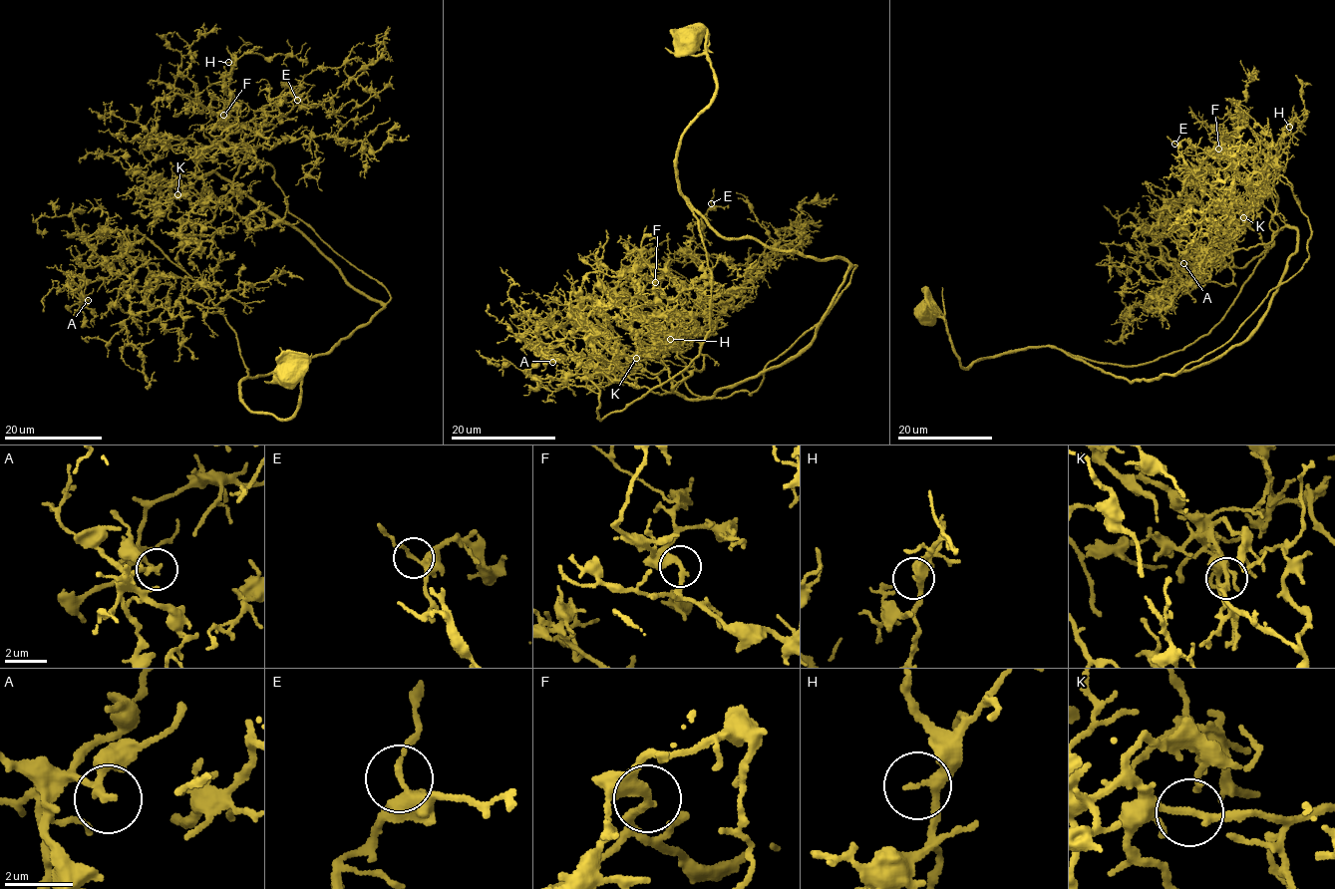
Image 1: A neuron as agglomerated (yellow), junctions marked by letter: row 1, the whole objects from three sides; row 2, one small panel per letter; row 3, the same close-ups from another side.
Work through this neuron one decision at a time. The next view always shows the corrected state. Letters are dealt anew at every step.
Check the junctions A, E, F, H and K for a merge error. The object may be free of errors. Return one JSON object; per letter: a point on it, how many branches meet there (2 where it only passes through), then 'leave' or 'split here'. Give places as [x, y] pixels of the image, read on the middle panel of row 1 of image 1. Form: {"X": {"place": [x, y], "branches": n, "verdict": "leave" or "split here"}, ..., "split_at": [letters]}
{"A": {"place": [552, 362], "branches": 2, "verdict": "leave"}, "E": {"place": [711, 203], "branches": 2, "verdict": "leave"}, "F": {"place": [655, 282], "branches": 2, "verdict": "leave"}, "H": {"place": [670, 339], "branches": 2, "verdict": "leave"}, "K": {"place": [636, 358], "branches": 2, "verdict": "leave"}, "split_at": []}

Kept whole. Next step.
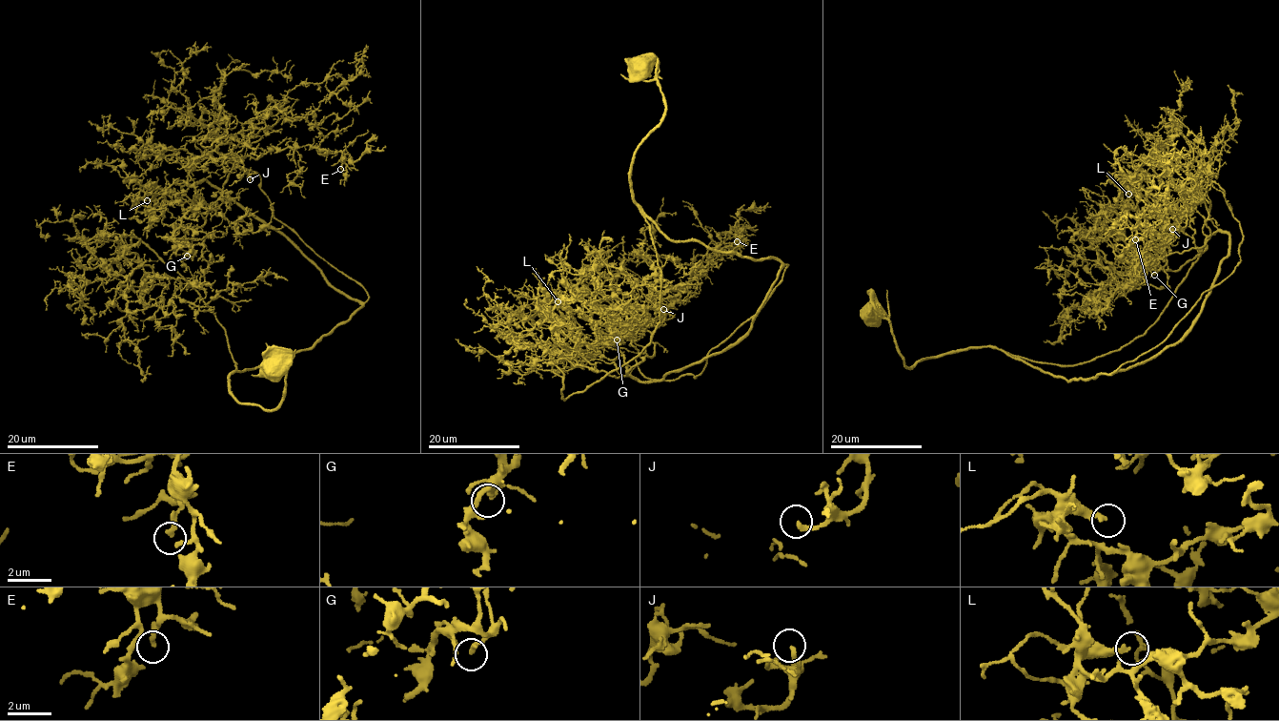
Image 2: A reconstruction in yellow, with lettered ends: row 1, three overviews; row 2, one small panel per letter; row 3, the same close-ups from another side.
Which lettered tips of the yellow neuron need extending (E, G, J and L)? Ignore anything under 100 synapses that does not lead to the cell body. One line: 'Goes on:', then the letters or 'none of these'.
Goes on: J

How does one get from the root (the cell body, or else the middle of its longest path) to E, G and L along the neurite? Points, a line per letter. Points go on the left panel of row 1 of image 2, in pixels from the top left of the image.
E: (271, 370), (274, 409), (228, 386), (361, 304), (195, 210), (233, 145), (188, 157), (340, 169)
G: (271, 370), (293, 357), (274, 409), (228, 386), (360, 302), (205, 180), (187, 256)
L: (271, 370), (293, 357), (274, 409), (228, 386), (360, 302), (205, 180), (195, 213), (147, 200)

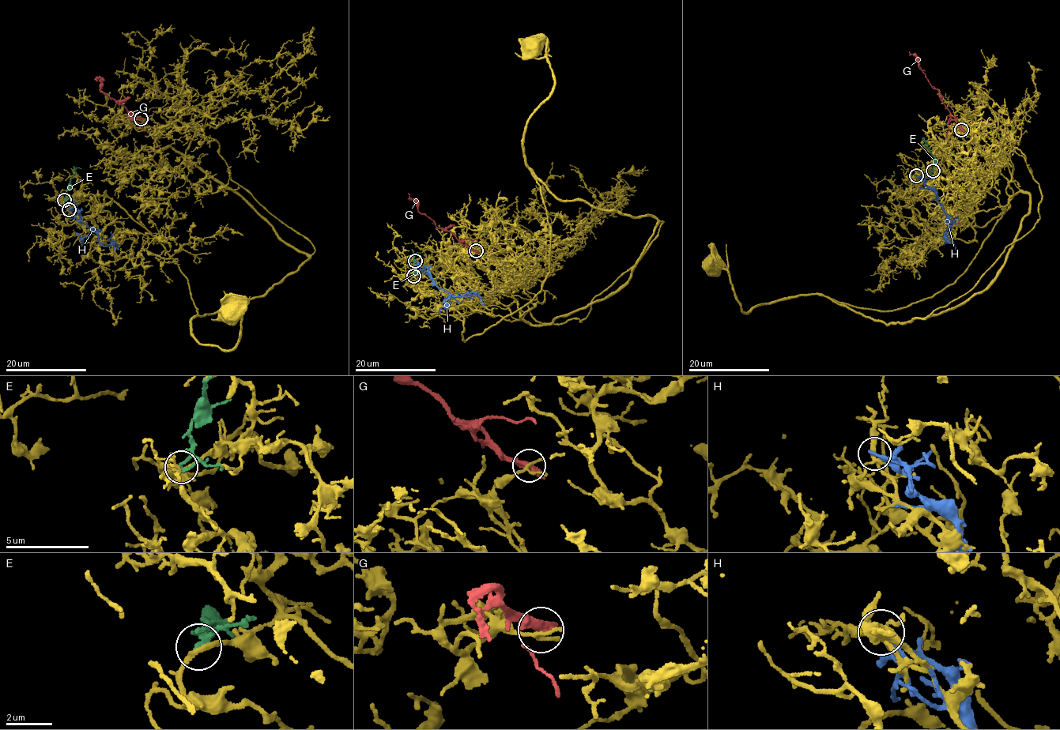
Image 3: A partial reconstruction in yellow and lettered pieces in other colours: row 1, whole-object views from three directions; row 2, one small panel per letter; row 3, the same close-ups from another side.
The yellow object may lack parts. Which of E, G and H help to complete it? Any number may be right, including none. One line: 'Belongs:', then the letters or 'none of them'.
Belongs: none of them

